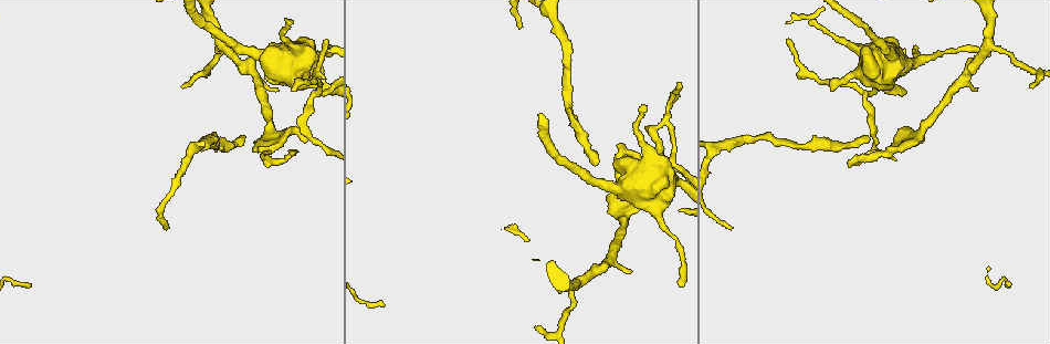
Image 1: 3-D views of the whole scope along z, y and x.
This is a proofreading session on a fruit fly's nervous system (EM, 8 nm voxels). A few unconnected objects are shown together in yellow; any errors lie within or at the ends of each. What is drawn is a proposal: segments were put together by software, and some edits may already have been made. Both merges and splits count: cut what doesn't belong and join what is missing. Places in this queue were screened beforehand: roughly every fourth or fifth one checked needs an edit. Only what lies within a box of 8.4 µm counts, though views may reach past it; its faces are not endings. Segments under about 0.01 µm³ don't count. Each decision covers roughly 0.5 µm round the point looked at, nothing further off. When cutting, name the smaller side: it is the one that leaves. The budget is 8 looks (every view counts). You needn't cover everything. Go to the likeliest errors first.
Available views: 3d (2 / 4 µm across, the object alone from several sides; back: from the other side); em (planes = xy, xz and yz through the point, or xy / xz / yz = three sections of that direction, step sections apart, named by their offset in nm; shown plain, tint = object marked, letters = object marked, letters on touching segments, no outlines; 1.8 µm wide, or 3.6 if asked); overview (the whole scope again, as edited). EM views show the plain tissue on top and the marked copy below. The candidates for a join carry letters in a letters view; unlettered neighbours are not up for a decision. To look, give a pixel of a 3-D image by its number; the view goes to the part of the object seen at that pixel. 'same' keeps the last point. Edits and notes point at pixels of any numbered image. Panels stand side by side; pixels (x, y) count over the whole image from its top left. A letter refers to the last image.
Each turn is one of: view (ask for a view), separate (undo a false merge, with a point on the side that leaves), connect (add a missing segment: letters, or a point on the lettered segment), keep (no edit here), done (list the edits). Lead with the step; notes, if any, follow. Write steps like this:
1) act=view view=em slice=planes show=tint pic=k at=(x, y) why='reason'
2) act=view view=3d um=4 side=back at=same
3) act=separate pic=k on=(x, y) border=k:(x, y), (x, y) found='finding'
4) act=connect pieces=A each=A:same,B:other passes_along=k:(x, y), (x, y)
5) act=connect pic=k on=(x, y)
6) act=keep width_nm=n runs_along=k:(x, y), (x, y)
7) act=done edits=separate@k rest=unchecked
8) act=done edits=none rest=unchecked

act=view view=3d um=2 side=back pic=1 at=(243, 136) why='thin end'

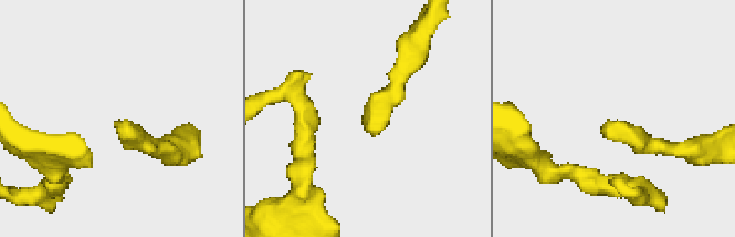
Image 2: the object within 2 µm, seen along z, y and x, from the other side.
act=view view=em slice=xz step=16 show=tint pic=2 at=(603, 124) why='need the tissue'

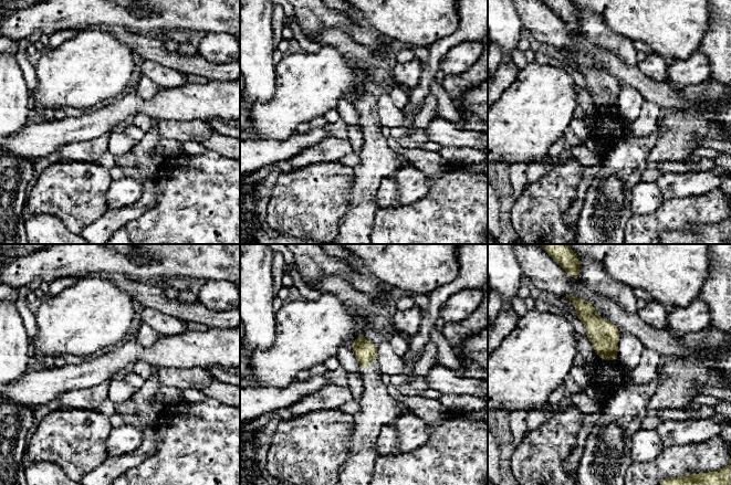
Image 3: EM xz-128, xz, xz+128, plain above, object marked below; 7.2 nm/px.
act=view view=em slice=yz step=8 show=letters at=same why='cut it another way'

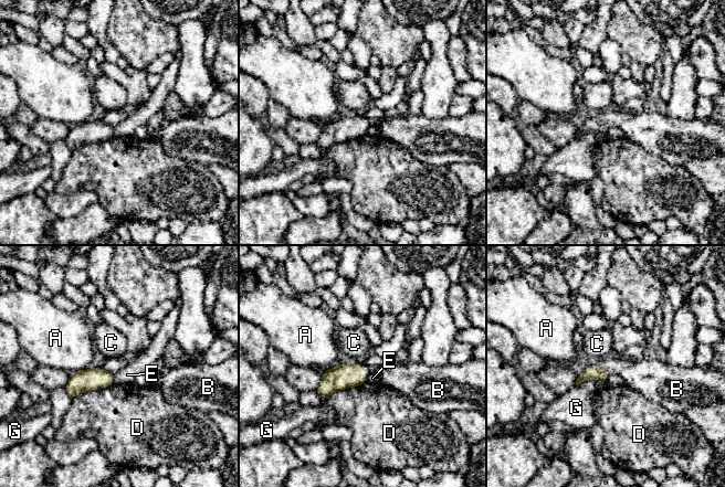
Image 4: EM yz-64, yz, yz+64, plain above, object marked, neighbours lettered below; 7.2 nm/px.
act=connect pieces=B longest_contact=D:320nm each=A:other,B:same,C:other,D:other,E:other,G:other passes_along=4:(594, 372), (601, 367), (634, 373) found='it goes on there'

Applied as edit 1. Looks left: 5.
act=view view=overview

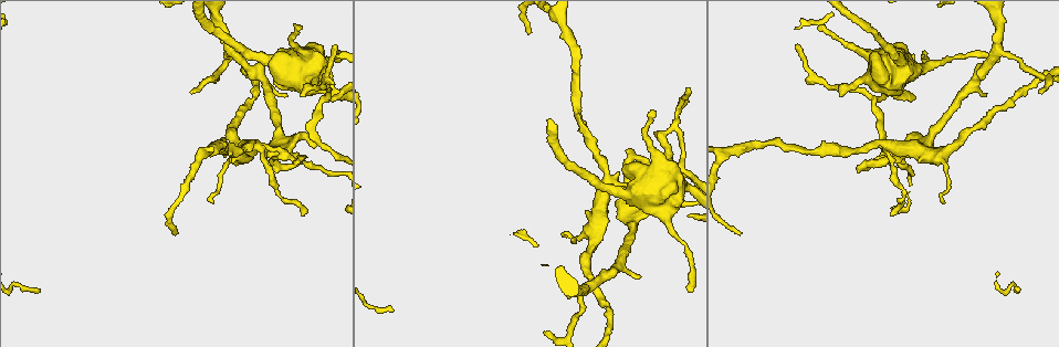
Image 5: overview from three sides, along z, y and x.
act=view view=em slice=planes show=letters pic=5 at=(301, 26) why='thin end'

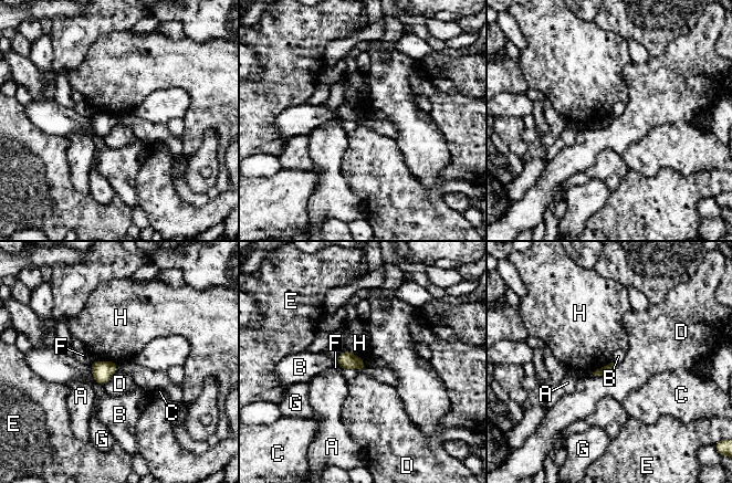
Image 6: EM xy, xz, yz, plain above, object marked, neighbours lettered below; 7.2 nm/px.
act=keep each=A:other,B:other,C:other,D:other,E:other,F:other,G:other,H:other border=6:(344, 350), (352, 352), (364, 363) found='none of them fits'

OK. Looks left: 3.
act=done edits=connect@4 rest=unchecked

